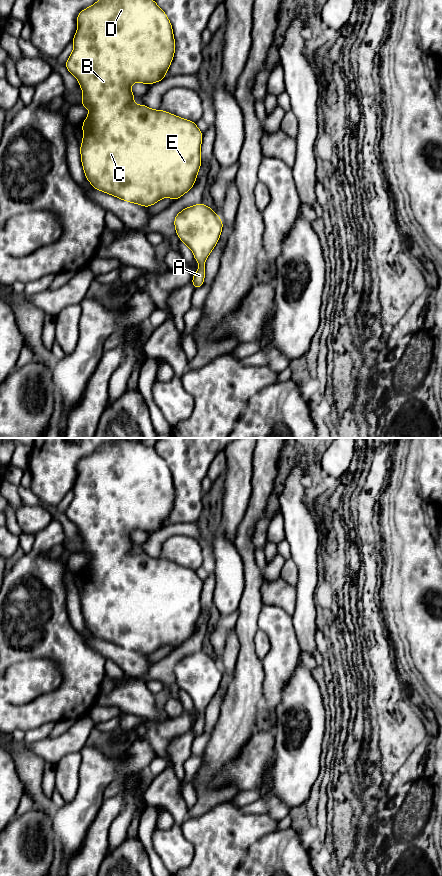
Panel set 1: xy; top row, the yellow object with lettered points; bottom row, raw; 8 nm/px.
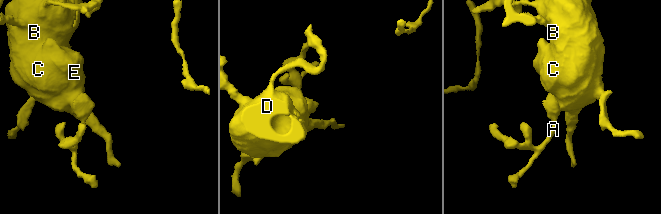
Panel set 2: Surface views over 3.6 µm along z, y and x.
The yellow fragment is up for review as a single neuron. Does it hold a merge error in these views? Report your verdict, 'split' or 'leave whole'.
leave whole

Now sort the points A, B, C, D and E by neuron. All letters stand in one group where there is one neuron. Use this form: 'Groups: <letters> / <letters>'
Groups: A B C D E

